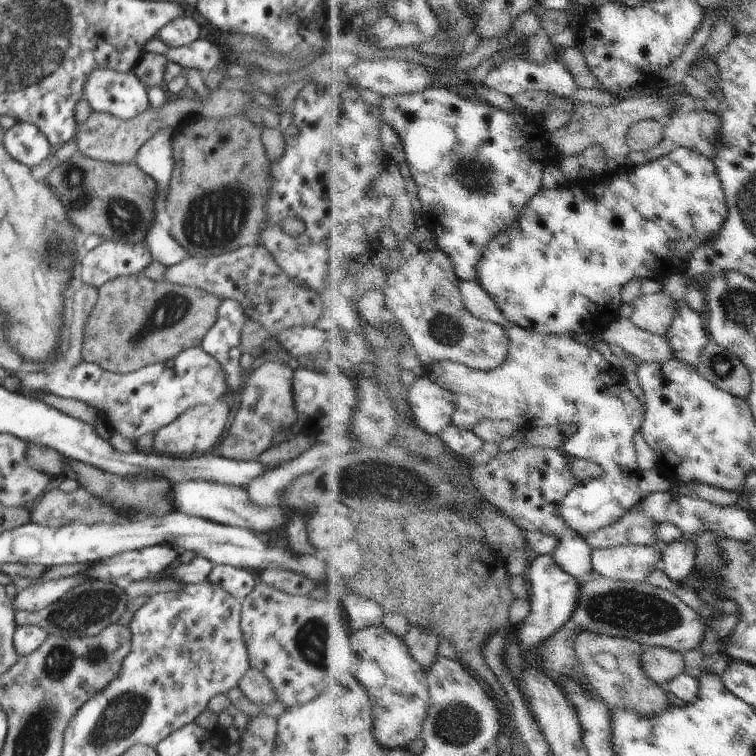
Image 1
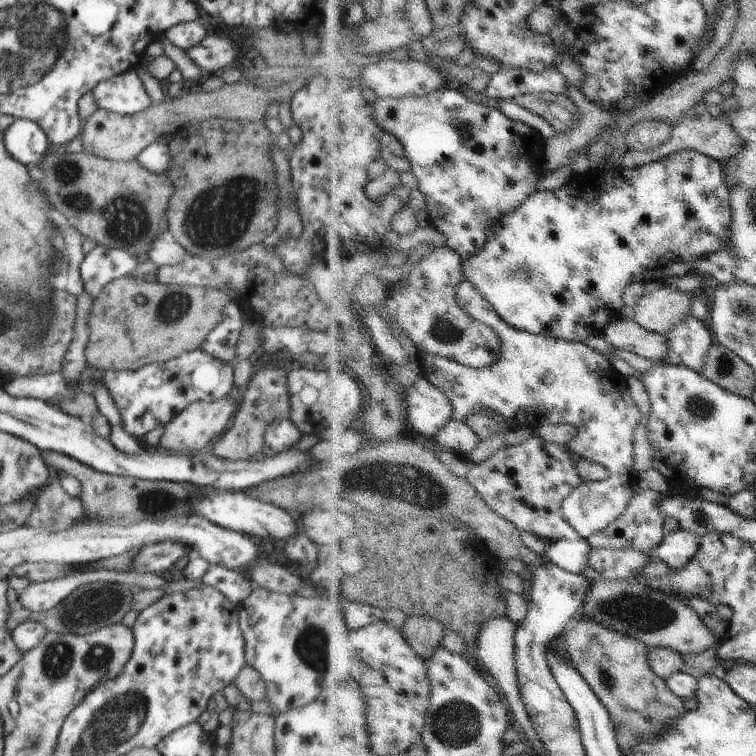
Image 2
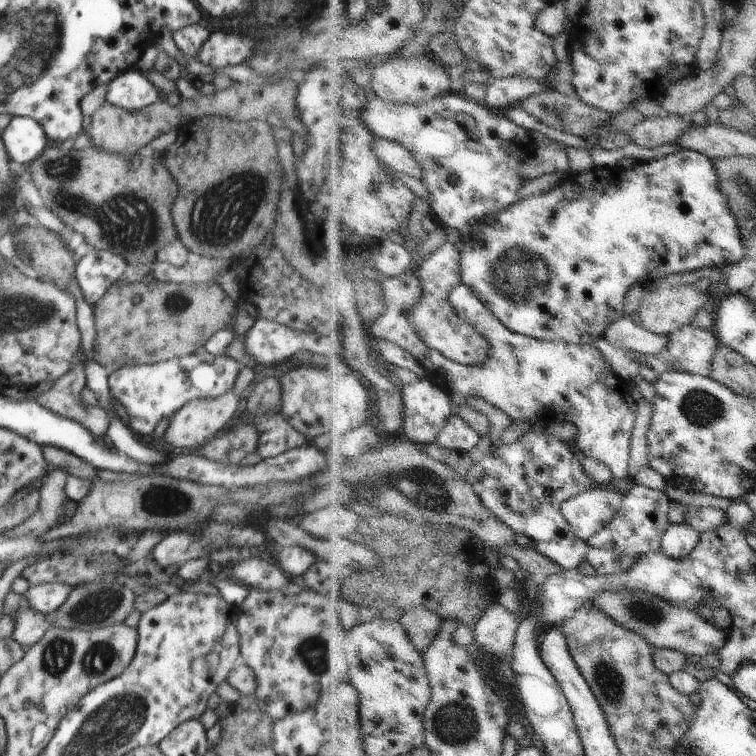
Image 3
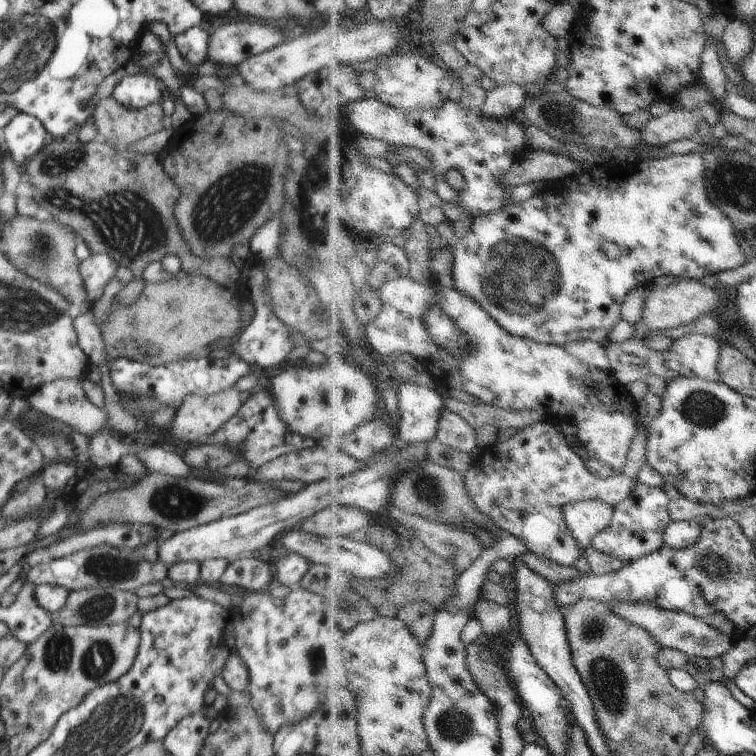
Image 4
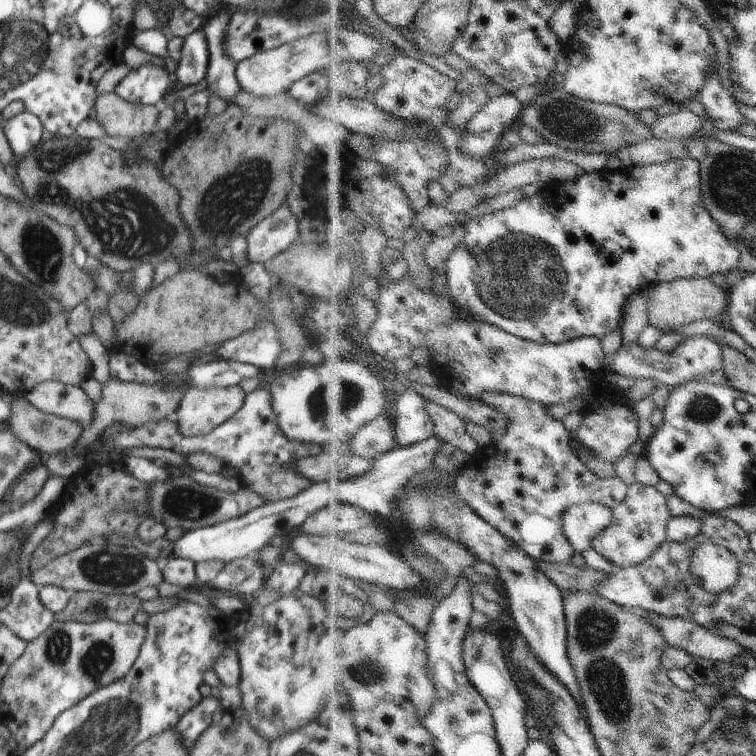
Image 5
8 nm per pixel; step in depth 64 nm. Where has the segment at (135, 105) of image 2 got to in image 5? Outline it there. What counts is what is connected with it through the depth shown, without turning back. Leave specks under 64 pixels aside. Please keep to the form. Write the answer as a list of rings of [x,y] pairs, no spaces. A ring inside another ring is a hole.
[[[145,63],[136,69],[131,69],[115,88],[116,94],[132,104],[142,106],[159,106],[170,92],[173,78],[166,69]]]

